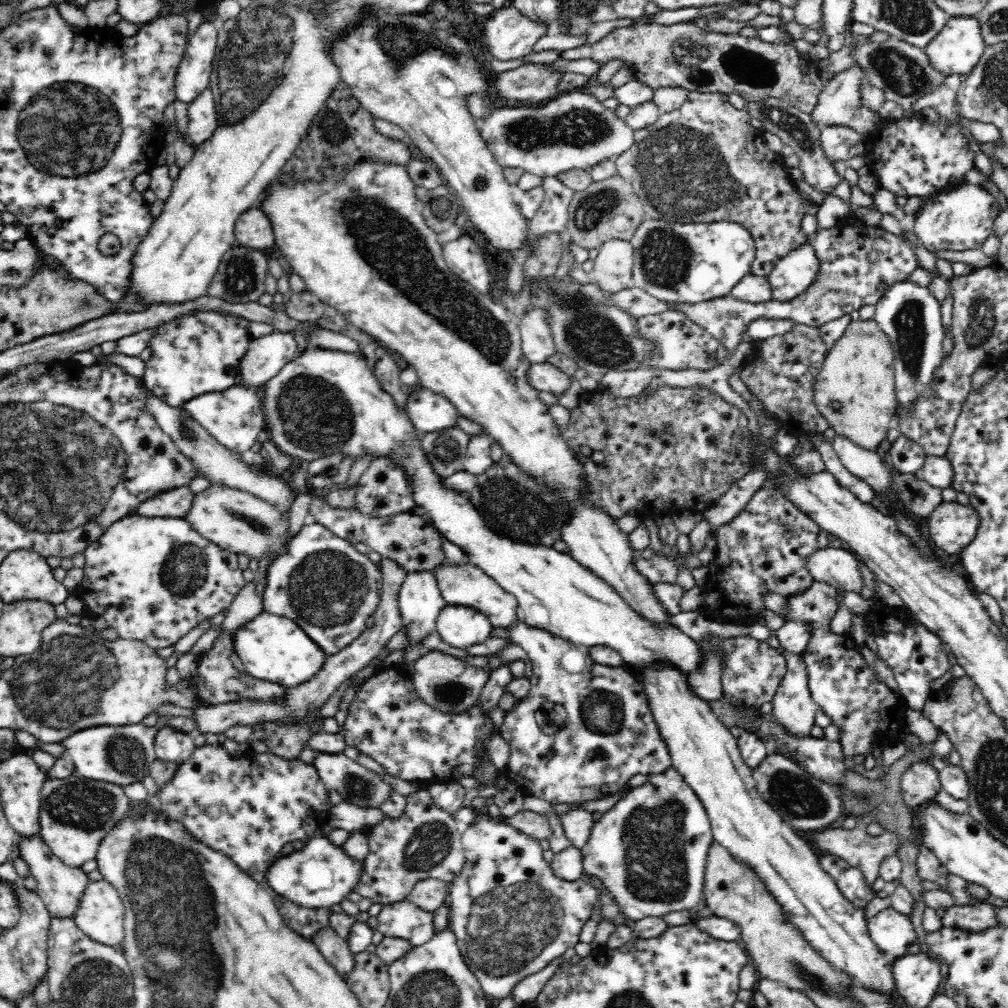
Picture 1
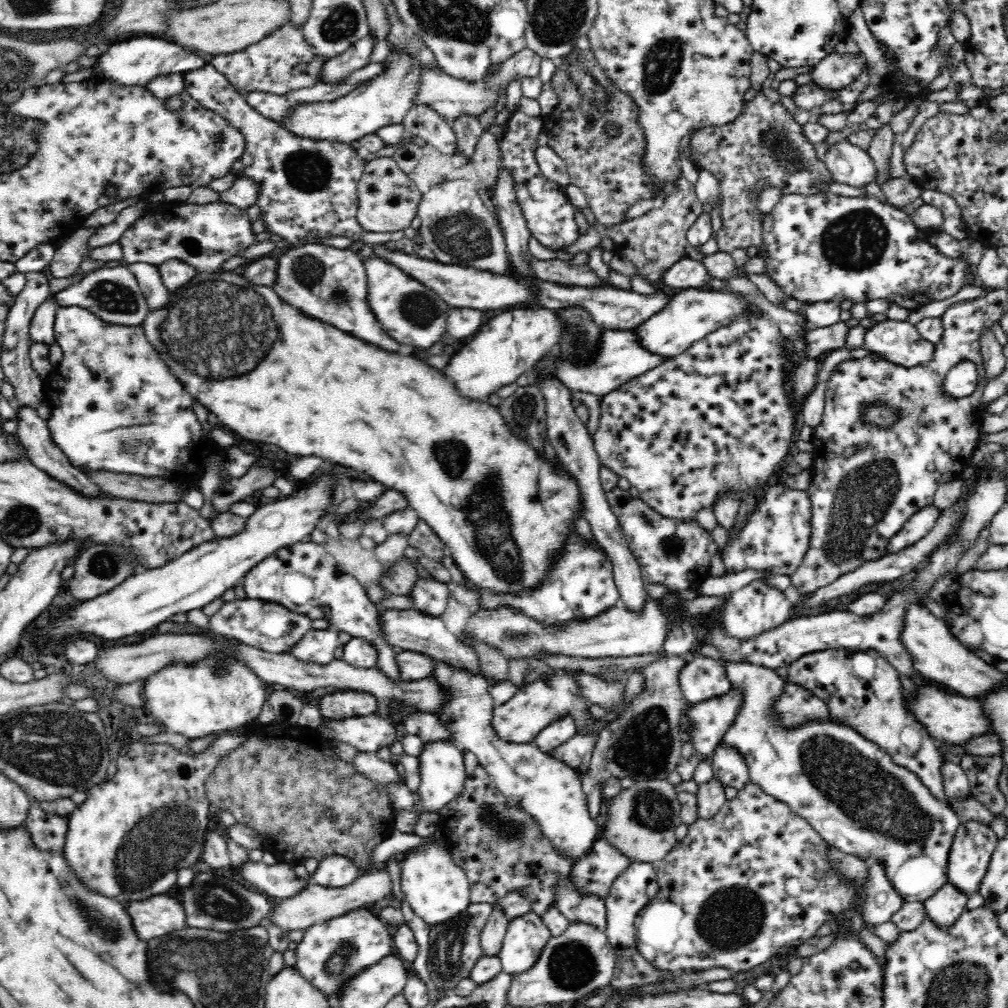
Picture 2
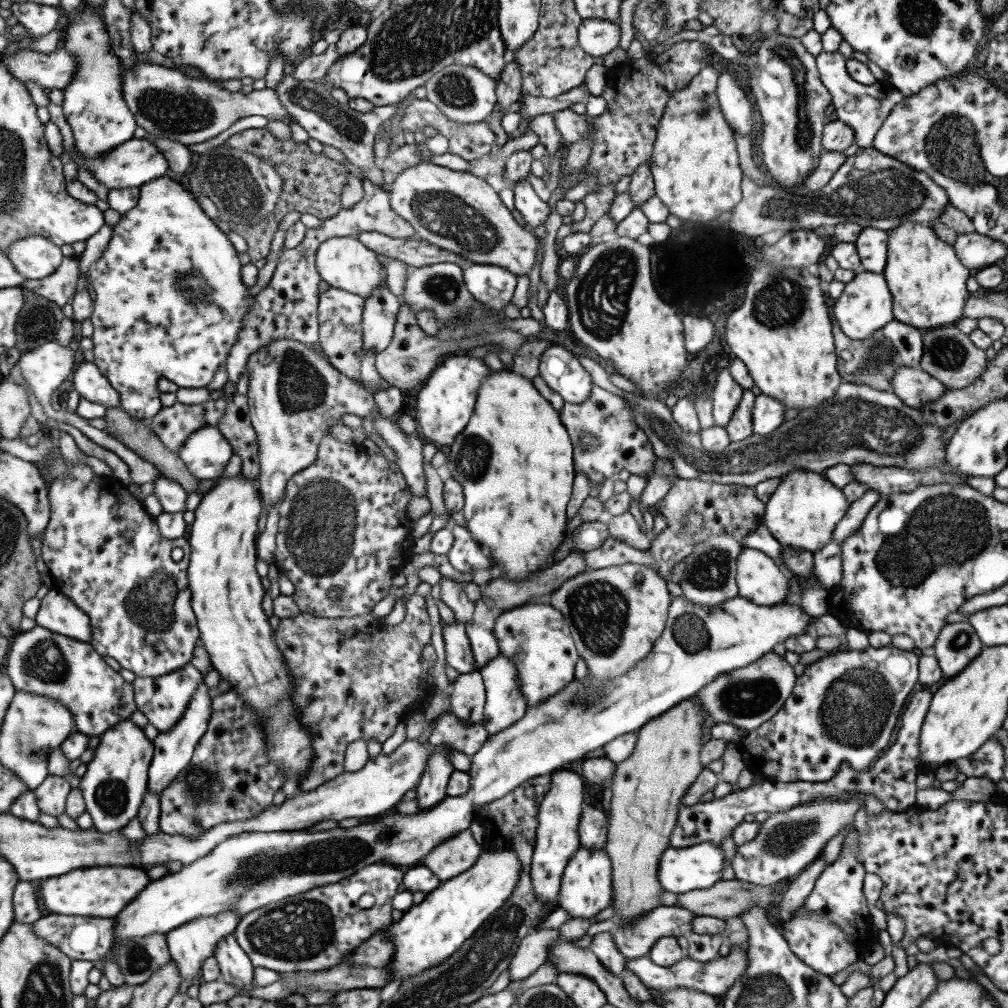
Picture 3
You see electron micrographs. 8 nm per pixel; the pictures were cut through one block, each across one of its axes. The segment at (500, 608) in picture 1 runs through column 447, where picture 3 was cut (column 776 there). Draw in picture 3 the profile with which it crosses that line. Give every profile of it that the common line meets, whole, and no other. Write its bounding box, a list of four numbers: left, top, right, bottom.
[735,547,788,606]

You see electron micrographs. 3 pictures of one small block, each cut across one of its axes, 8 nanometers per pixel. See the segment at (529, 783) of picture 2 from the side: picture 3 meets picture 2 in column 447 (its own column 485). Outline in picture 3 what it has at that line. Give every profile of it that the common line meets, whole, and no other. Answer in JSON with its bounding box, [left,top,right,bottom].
[477,652,527,736]

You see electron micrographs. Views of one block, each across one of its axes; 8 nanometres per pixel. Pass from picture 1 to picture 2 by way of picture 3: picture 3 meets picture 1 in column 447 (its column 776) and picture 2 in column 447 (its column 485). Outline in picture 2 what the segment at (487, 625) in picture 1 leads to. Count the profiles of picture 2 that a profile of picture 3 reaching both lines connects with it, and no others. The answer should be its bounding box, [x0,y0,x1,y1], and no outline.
[417,740,466,811]

